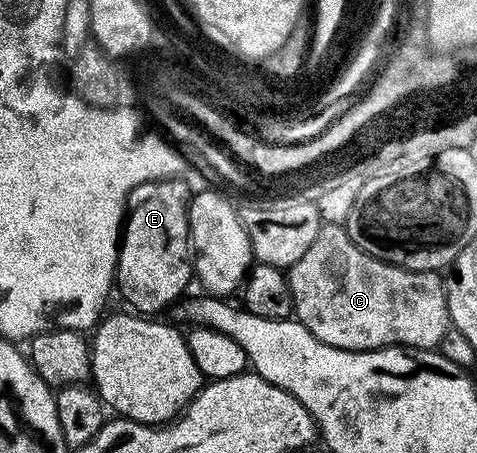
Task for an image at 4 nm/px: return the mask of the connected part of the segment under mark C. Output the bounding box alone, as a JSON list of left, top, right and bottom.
[286,224,450,353]

